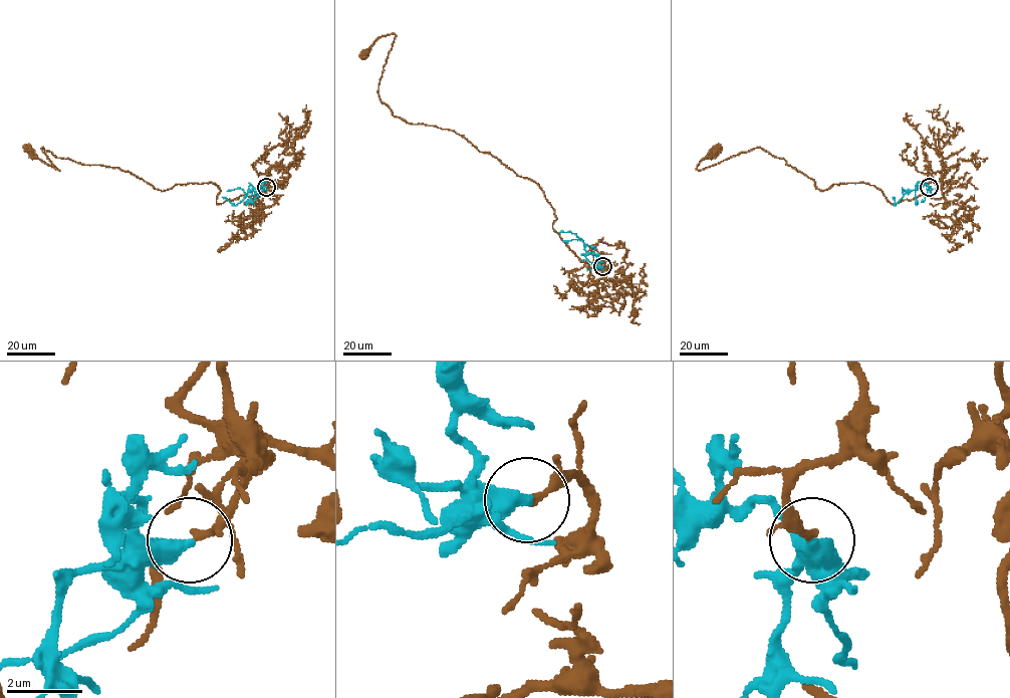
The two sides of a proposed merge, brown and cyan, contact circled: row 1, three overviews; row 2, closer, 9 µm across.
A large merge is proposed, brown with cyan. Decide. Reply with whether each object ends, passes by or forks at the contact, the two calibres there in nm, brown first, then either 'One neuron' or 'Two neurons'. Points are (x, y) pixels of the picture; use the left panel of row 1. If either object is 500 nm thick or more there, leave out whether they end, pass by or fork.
At the ring brown passes by. At the ring cyan ends. Thickness 160 nm (brown) against 480 nm. One neuron

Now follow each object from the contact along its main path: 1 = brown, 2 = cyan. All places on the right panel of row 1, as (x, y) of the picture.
1: (929, 187), (942, 179), (943, 197), (891, 203), (863, 182), (821, 191), (760, 148), (698, 170), (717, 147)
2: (929, 187), (923, 185), (908, 191), (896, 205), (895, 197)

